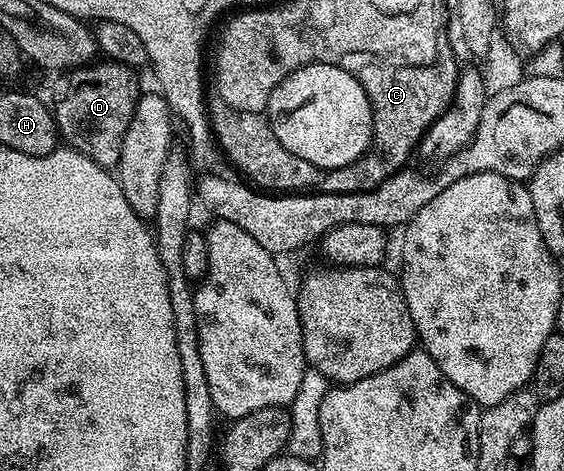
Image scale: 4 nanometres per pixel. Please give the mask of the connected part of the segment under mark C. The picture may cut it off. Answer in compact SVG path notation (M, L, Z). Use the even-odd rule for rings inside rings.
M371 51L344 54L340 62L341 67L357 77L364 93L368 93L368 101L374 110L374 141L370 144L370 150L352 165L344 165L340 169L325 172L320 184L321 193L360 193L379 187L385 179L392 177L409 164L406 162L409 161L410 154L413 156L417 152L419 143L426 136L426 131L445 113L454 99L458 75L450 75L450 67L446 67L446 71L398 71L401 64L373 55Z

